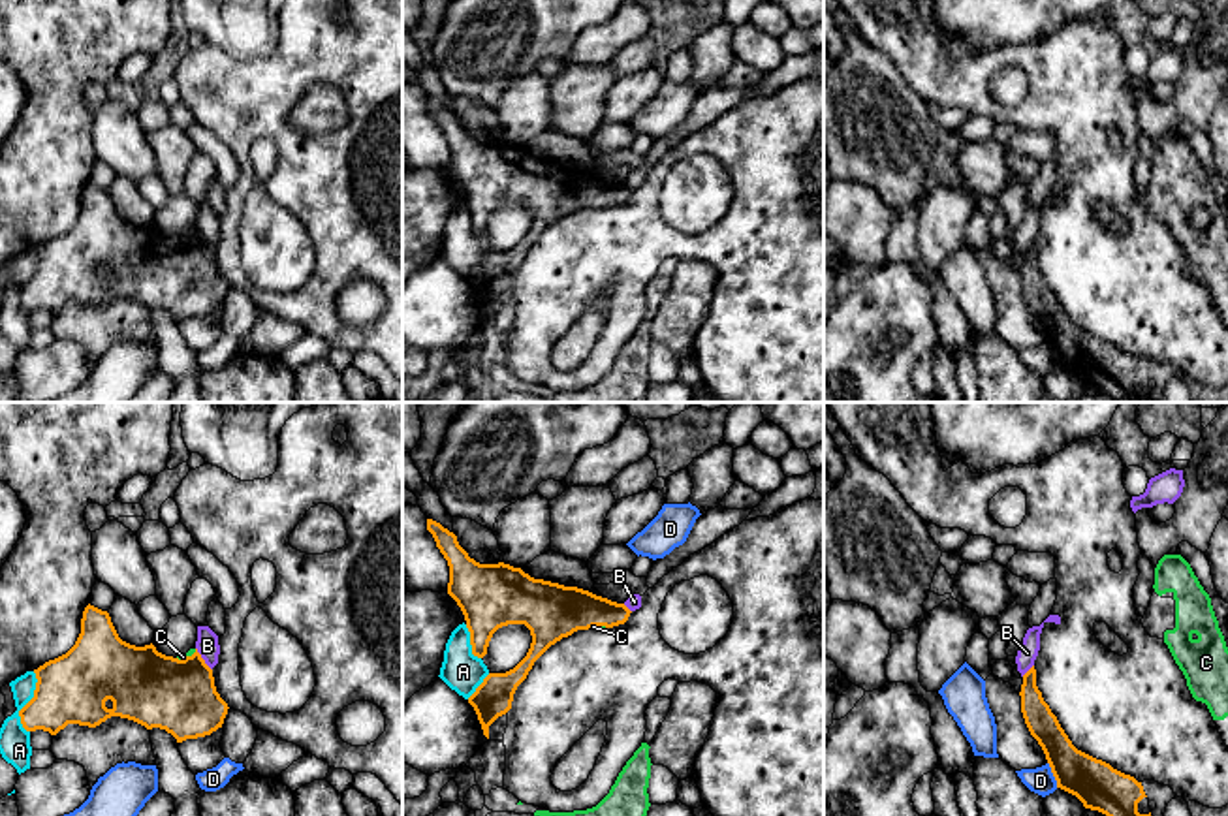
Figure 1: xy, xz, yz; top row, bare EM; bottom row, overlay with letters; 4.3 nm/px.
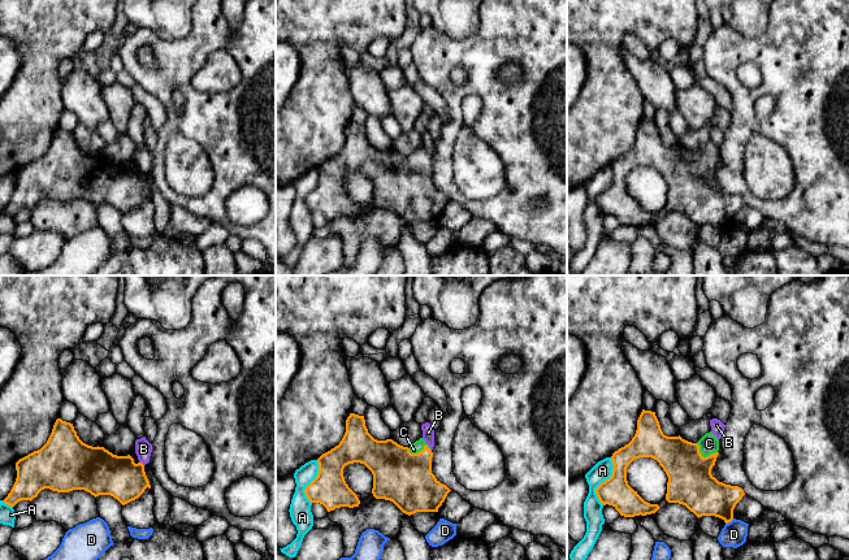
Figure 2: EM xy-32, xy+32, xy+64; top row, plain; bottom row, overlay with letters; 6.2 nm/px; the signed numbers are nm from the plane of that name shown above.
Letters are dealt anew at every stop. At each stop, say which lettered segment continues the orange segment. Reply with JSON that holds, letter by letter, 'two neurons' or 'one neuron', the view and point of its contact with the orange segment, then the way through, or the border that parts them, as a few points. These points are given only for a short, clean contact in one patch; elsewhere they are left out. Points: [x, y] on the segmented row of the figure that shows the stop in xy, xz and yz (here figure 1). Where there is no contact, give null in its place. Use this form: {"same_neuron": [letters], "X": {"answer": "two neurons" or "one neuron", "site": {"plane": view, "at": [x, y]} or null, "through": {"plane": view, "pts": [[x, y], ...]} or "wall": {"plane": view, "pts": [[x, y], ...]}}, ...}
{"same_neuron": ["C"], "A": {"answer": "two neurons", "site": {"plane": "xy", "at": [29, 702]}}, "B": {"answer": "two neurons", "site": {"plane": "xy", "at": [202, 659]}, "wall": {"plane": "xy", "pts": [[196, 647], [211, 670]]}}, "C": {"answer": "one neuron", "site": {"plane": "xy", "at": [187, 657]}, "through": {"plane": "xy", "pts": [[147, 687], [157, 687], [187, 657], [190, 651]]}}, "D": {"answer": "two neurons", "site": {"plane": "yz", "at": [1054, 775]}}}

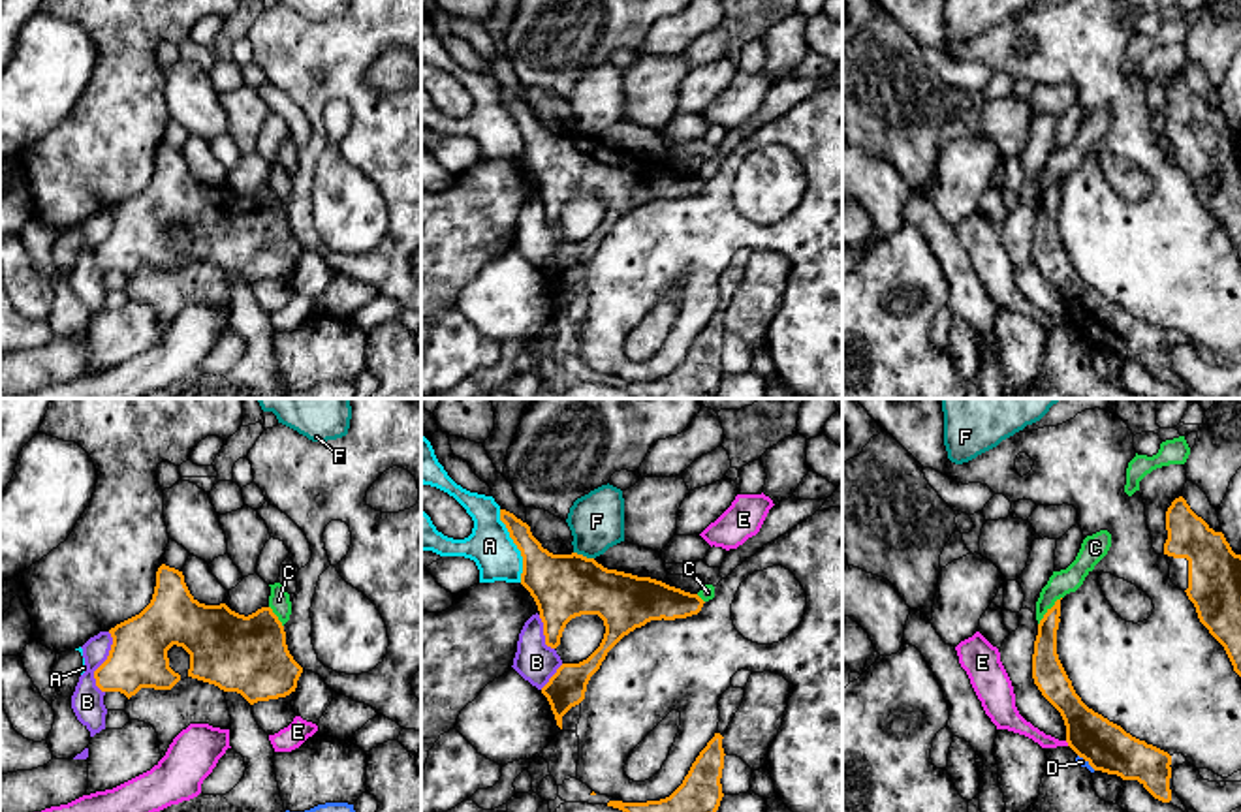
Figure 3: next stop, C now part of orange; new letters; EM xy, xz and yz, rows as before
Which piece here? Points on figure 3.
{"same_neuron": [], "A": {"answer": "two neurons", "site": {"plane": "xz", "at": [516, 544]}}, "B": {"answer": "two neurons", "site": {"plane": "xy", "at": [104, 662]}}, "C": {"answer": "two neurons", "site": {"plane": "yz", "at": [1048, 611]}}, "D": {"answer": "two neurons", "site": {"plane": "yz", "at": [1087, 760]}, "wall": {"plane": "yz", "pts": [[1078, 754], [1095, 769]]}}, "E": {"answer": "two neurons", "site": {"plane": "yz", "at": [1067, 741]}}, "F": {"answer": "two neurons", "site": {"plane": "xz", "at": [581, 555]}}}

